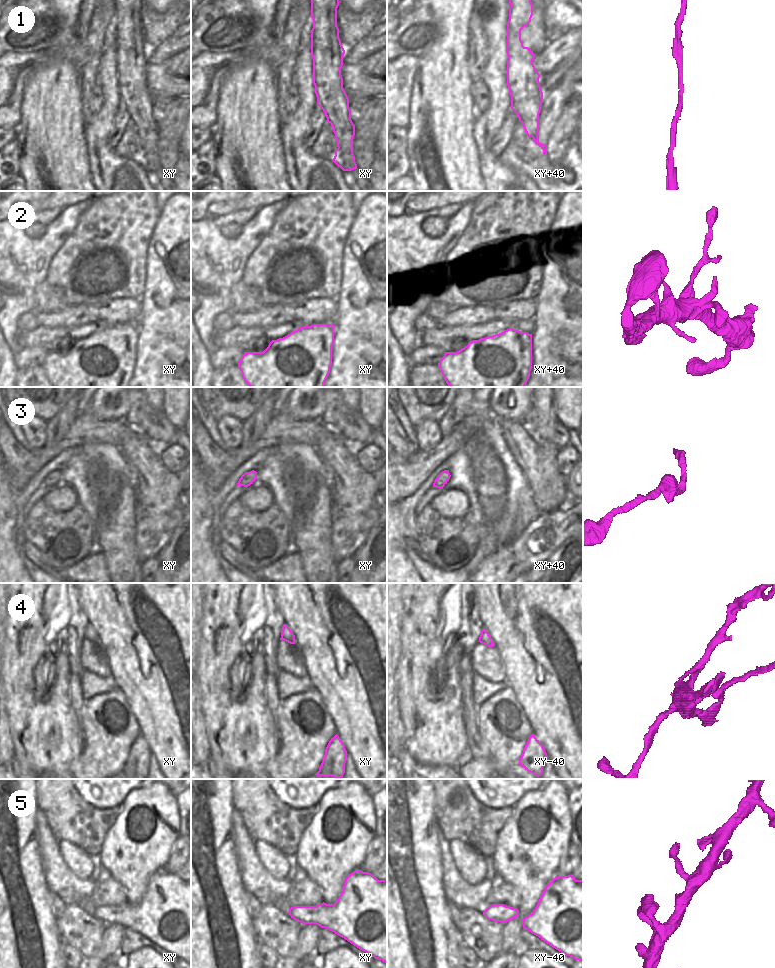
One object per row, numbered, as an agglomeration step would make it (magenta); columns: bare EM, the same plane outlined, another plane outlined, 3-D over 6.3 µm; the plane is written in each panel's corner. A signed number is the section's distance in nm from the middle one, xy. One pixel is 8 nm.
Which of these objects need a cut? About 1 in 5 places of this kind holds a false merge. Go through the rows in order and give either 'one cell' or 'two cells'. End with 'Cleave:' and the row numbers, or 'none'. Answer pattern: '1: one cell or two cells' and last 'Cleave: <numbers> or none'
1: one cell
2: one cell
3: one cell
4: two cells
5: one cell
Cleave: 4

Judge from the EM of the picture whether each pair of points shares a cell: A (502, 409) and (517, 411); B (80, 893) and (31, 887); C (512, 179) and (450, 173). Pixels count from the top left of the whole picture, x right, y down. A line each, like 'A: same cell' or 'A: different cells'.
A: same cell
B: different cells
C: different cells

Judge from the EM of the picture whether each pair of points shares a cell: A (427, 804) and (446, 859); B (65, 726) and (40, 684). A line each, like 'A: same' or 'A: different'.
A: different
B: same

